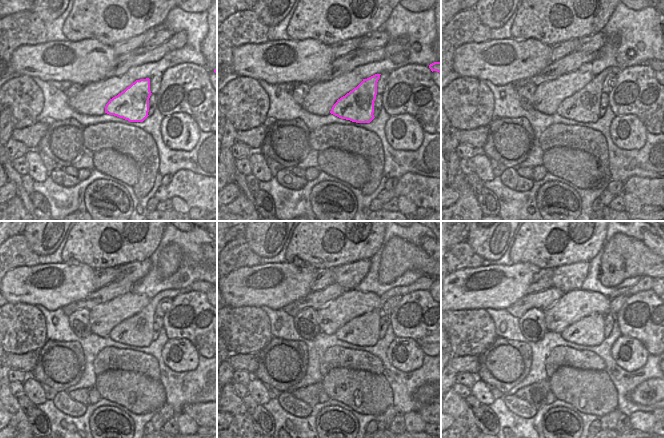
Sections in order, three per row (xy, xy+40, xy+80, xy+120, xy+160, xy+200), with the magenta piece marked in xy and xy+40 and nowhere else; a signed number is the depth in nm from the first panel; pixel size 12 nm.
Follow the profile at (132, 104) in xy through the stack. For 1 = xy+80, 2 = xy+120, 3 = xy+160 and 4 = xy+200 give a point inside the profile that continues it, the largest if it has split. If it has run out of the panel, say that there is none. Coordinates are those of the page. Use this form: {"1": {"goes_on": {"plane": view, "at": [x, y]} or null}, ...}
{"1": {"goes_on": {"plane": "xy+80", "at": [583, 106]}}, "2": {"goes_on": {"plane": "xy+120", "at": [137, 330]}}, "3": {"goes_on": {"plane": "xy+160", "at": [364, 330]}}, "4": {"goes_on": {"plane": "xy+200", "at": [589, 331]}}}

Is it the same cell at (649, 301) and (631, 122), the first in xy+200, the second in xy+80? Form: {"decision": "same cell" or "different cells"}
{"decision": "different cells"}

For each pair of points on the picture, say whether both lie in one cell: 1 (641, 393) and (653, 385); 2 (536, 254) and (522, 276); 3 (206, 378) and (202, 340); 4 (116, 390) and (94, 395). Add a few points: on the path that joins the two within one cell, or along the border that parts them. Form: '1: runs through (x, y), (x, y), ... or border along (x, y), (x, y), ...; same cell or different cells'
1: runs through (644, 393), (650, 388); same cell
2: border along (512, 262), (531, 263), (540, 268); different cells
3: border along (200, 354), (206, 358); different cells
4: border along (94, 387), (102, 397); different cells

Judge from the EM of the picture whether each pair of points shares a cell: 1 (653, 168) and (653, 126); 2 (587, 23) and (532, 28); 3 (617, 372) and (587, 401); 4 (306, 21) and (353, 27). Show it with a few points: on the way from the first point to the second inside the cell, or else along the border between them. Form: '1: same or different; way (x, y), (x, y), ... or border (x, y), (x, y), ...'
1: different; border (647, 131), (653, 134)
2: same; way (573, 23), (566, 29), (546, 28)
3: different; border (604, 370), (616, 389), (618, 400)
4: same; way (318, 24), (327, 24), (341, 31)

